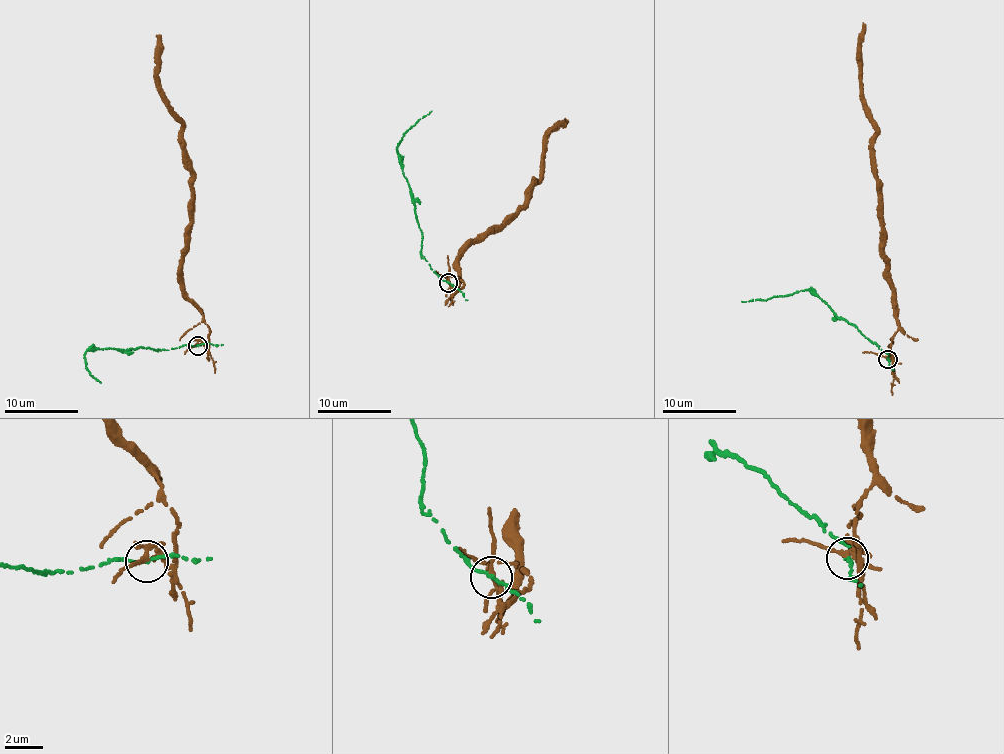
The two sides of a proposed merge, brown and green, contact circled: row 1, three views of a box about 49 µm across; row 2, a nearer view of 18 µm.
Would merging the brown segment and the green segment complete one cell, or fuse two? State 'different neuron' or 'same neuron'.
different neuron

